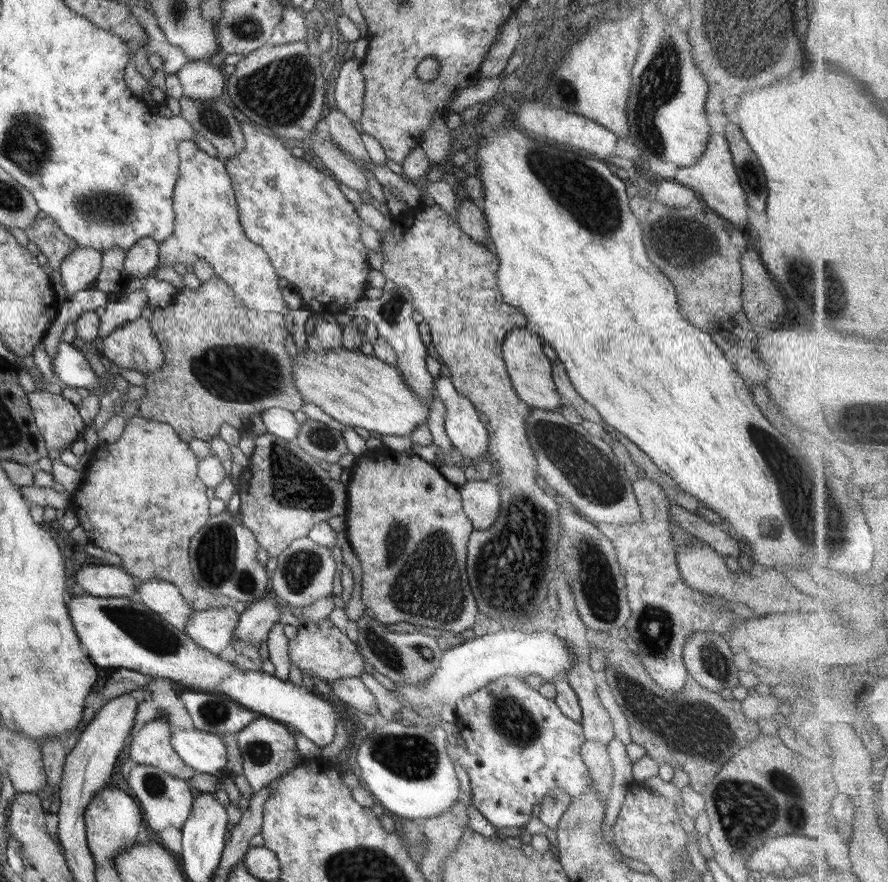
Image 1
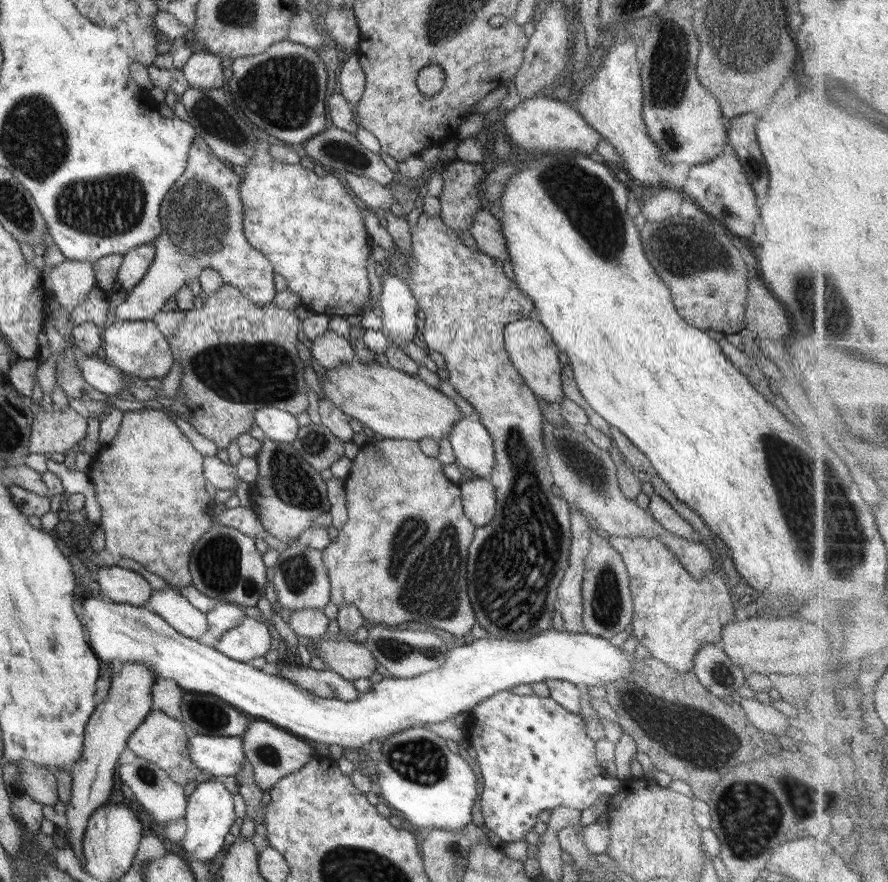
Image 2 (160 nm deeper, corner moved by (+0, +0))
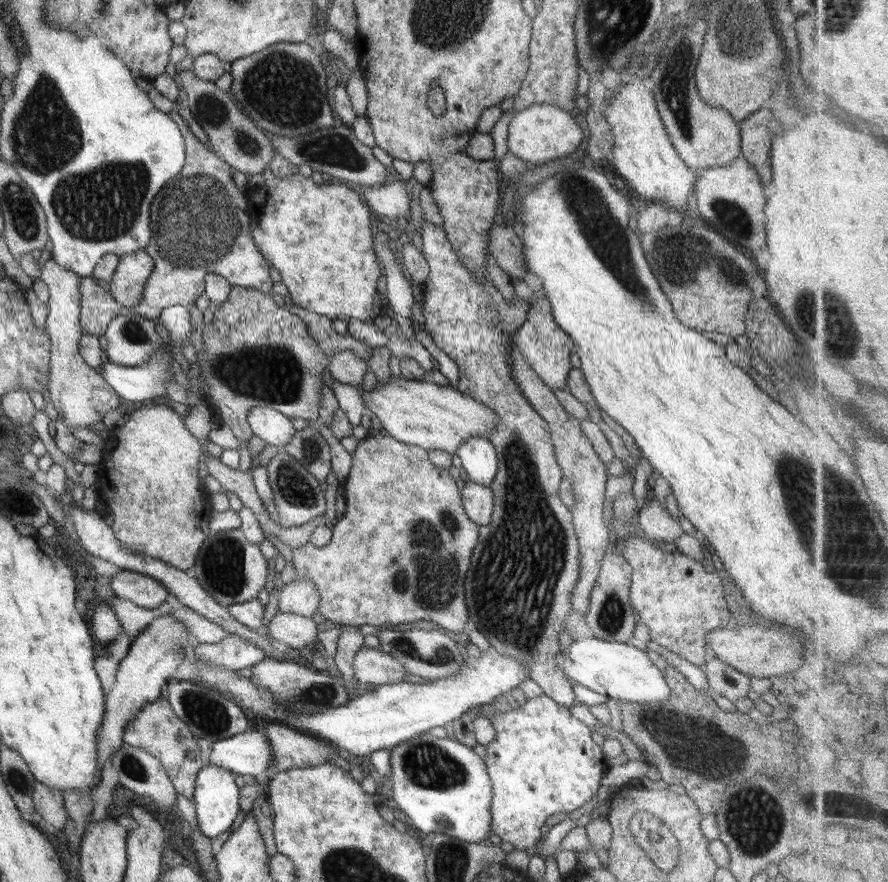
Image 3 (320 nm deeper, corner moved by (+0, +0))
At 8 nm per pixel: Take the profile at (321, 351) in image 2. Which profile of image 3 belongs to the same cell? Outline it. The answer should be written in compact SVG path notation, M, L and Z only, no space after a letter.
M344 350L343 352L335 352L329 354L327 370L329 370L334 381L361 387L363 374L367 370L366 361L360 359L354 352Z

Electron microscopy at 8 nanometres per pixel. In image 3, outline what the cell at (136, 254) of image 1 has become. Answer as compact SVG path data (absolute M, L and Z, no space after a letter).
M143 249L118 257L115 272L105 286L123 311L138 305L153 266L152 258Z

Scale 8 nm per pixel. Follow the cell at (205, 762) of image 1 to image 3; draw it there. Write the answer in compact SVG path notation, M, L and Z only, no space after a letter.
M247 730L213 742L208 752L209 763L245 778L261 777L272 768L273 752L269 745L263 733Z

